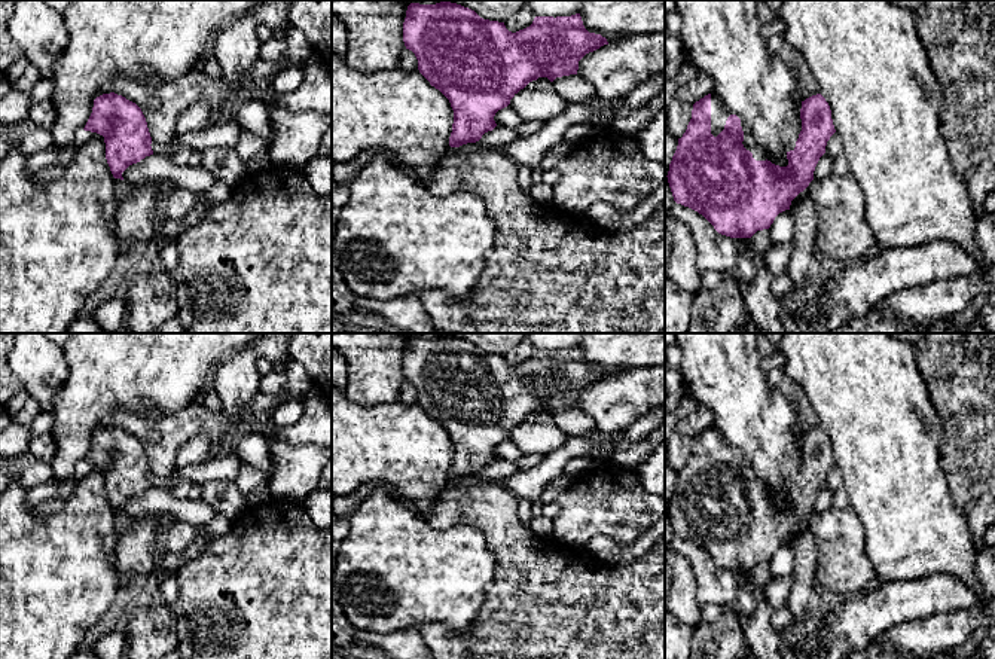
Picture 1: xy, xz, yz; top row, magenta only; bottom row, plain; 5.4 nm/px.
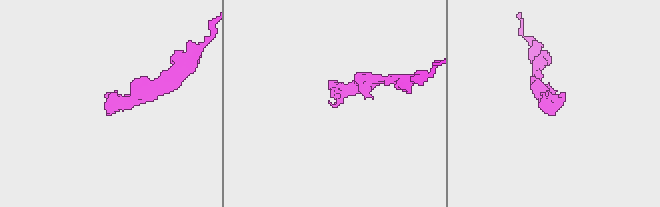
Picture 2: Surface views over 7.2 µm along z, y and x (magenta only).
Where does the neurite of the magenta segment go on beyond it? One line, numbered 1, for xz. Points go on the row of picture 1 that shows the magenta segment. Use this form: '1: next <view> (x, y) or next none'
1: next none

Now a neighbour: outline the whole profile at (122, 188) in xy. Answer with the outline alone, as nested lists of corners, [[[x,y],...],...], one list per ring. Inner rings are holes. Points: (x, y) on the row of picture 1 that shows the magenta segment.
[[[116,179],[115,180],[116,202],[119,204],[126,196],[129,196],[135,187],[137,184],[131,184],[126,180]]]

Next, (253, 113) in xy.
[[[260,94],[253,95],[238,107],[236,119],[245,129],[253,131],[271,144],[274,134],[269,126],[268,103]]]

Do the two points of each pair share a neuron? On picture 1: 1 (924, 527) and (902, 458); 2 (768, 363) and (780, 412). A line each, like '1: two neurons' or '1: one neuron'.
1: one neuron
2: two neurons

